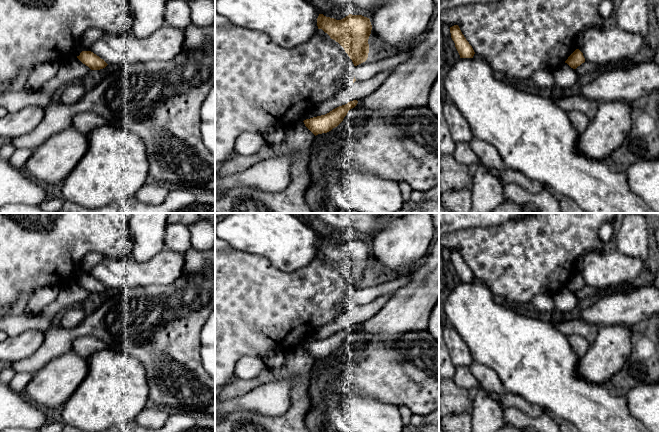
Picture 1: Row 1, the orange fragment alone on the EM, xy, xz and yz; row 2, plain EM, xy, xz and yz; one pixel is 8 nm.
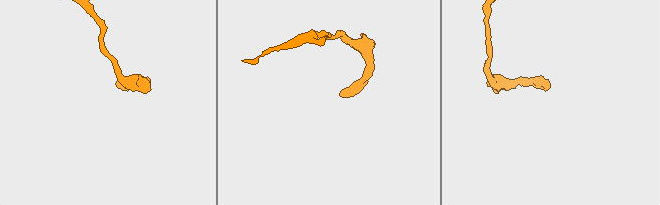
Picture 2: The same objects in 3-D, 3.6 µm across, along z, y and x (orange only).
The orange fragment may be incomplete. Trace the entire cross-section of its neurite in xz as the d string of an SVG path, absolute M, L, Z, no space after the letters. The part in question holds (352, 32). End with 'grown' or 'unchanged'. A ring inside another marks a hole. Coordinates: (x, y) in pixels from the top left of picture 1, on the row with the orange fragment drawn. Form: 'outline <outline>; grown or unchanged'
outline M319 14L317 26L344 48L354 66L367 60L368 39L372 30L369 18L349 14L341 20L336 20Z; unchanged

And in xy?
outline M82 51L77 58L91 70L100 70L108 64L91 51Z; unchanged

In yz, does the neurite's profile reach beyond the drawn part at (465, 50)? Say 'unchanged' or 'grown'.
unchanged

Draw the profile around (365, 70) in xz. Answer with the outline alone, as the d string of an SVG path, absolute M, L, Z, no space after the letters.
M411 50L391 54L382 54L354 67L354 77L356 80L365 80L374 74L387 69L394 69L412 55Z

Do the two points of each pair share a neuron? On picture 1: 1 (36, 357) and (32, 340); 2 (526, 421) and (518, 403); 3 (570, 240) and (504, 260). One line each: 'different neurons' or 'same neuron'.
1: different neurons
2: different neurons
3: same neuron

